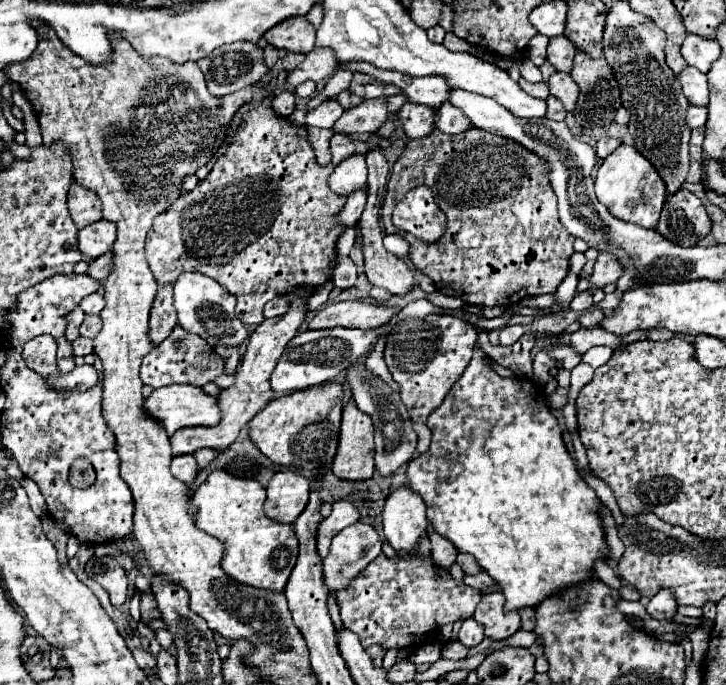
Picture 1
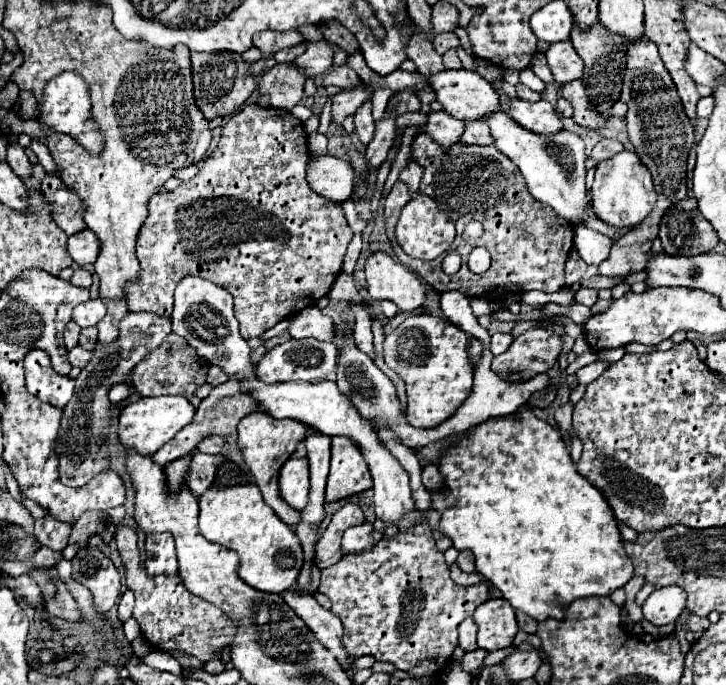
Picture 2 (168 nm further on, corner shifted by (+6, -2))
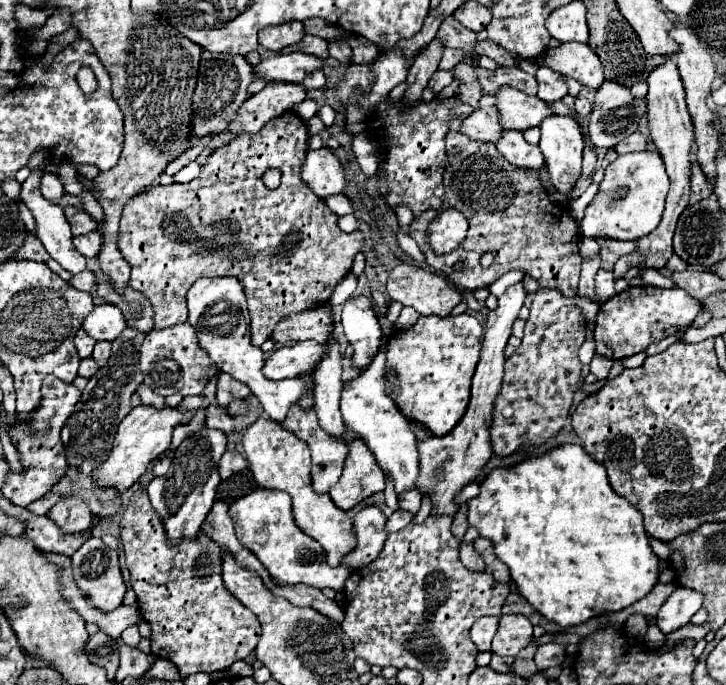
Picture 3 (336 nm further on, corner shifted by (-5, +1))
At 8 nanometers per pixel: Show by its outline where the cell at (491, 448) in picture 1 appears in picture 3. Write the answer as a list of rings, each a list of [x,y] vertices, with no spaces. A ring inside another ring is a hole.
[[[564,444],[564,446],[558,446],[558,448],[550,450],[544,456],[524,460],[524,462],[516,464],[514,468],[496,468],[496,470],[492,470],[486,476],[486,480],[480,484],[480,496],[476,496],[474,500],[470,500],[468,502],[468,508],[470,508],[470,512],[468,512],[470,526],[476,526],[478,532],[480,532],[480,536],[490,538],[494,542],[494,552],[510,568],[512,580],[516,582],[520,594],[524,598],[528,598],[528,602],[544,618],[548,618],[550,622],[554,622],[560,628],[568,628],[568,626],[576,626],[576,624],[588,622],[590,618],[596,618],[596,616],[606,614],[606,612],[620,612],[620,610],[632,606],[634,602],[642,600],[646,594],[650,594],[652,588],[658,582],[658,576],[660,576],[660,560],[658,560],[658,556],[650,548],[648,534],[644,530],[644,518],[642,518],[640,510],[636,506],[628,504],[628,500],[624,500],[622,496],[616,496],[616,492],[612,490],[612,486],[608,482],[608,476],[606,476],[604,466],[598,464],[596,460],[592,460],[582,446]]]

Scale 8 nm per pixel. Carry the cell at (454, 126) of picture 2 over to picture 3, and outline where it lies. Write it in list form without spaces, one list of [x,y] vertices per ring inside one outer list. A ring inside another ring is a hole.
[[[476,108],[468,118],[462,122],[462,134],[472,140],[482,142],[496,142],[500,138],[500,112],[496,108]]]

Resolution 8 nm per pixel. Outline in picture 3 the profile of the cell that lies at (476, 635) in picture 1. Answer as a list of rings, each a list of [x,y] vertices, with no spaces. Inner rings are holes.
[[[492,616],[492,618],[480,618],[480,620],[476,620],[476,624],[472,626],[470,638],[472,638],[472,642],[478,646],[480,652],[490,650],[490,642],[492,642],[496,630],[498,630],[498,620],[500,620],[500,618],[496,618],[496,616]]]

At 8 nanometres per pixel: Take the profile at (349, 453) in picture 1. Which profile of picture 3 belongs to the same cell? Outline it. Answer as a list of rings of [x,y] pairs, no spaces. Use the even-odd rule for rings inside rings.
[[[354,440],[344,464],[344,472],[336,486],[330,490],[330,498],[342,510],[350,510],[364,498],[384,490],[384,472],[376,466],[376,458],[368,452],[364,442]]]

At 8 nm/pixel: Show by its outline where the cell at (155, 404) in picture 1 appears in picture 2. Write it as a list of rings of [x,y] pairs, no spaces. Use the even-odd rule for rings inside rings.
[[[163,395],[163,397],[141,397],[135,403],[129,403],[119,415],[119,441],[127,449],[135,449],[143,455],[155,453],[163,443],[167,443],[179,429],[183,429],[195,417],[195,407],[187,397],[181,395]]]

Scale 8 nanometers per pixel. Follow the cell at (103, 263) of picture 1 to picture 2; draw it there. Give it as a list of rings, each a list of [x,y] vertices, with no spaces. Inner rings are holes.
[[[79,267],[79,269],[75,269],[75,273],[73,273],[73,277],[71,277],[71,283],[87,289],[87,287],[91,287],[91,283],[93,283],[93,277],[91,277],[91,273],[89,273],[87,269]]]

